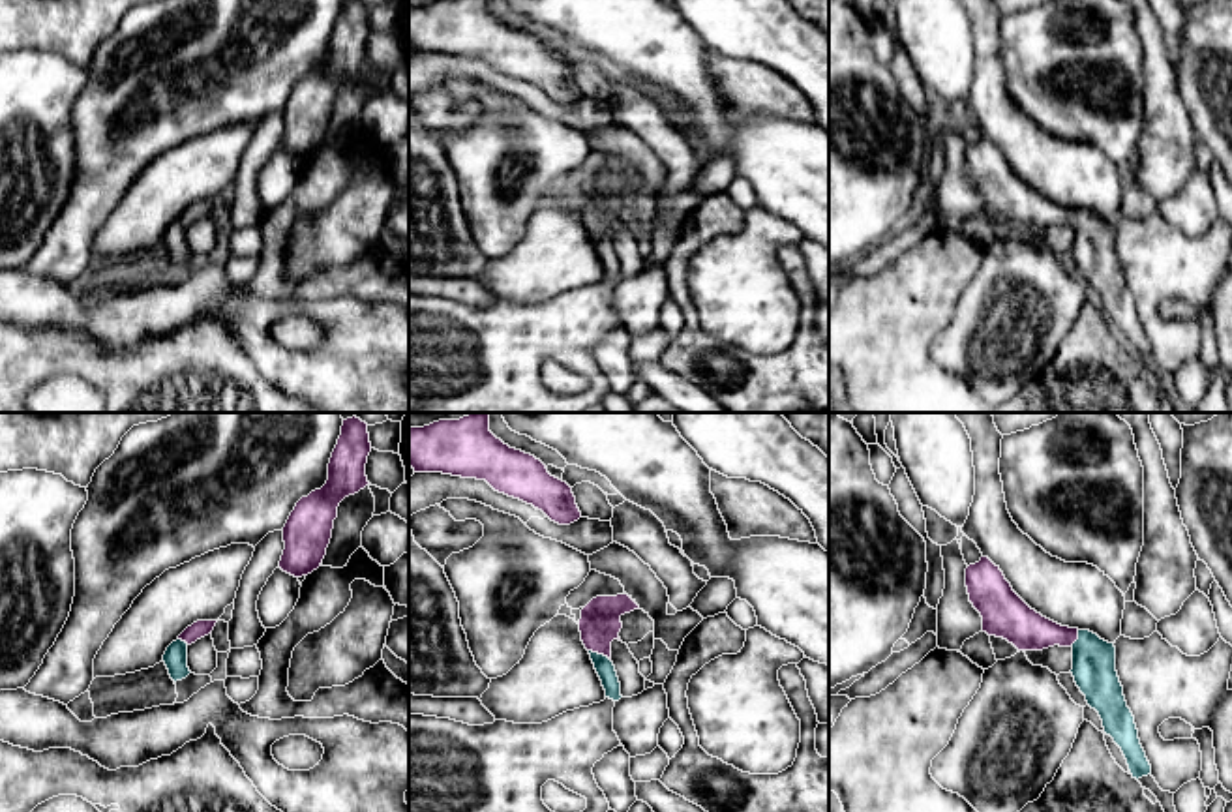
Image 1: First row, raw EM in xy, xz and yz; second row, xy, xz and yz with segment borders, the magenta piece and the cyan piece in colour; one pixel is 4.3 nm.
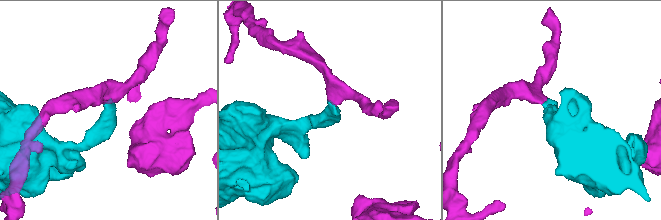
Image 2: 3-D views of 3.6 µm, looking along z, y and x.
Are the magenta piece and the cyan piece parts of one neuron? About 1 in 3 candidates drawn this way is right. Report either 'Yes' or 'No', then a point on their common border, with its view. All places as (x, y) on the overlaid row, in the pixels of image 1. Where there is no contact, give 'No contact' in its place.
Yes. Touches magenta at xz (600, 653)

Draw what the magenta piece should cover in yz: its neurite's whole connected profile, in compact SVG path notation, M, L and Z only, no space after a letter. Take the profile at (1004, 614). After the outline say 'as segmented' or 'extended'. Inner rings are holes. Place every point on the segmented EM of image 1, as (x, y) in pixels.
M988 557L966 568L969 602L983 617L983 632L1003 638L1018 651L1054 645L1073 649L1073 677L1103 720L1104 733L1121 748L1133 778L1151 774L1116 671L1116 647L1089 630L1061 626L1031 609Z | extended

